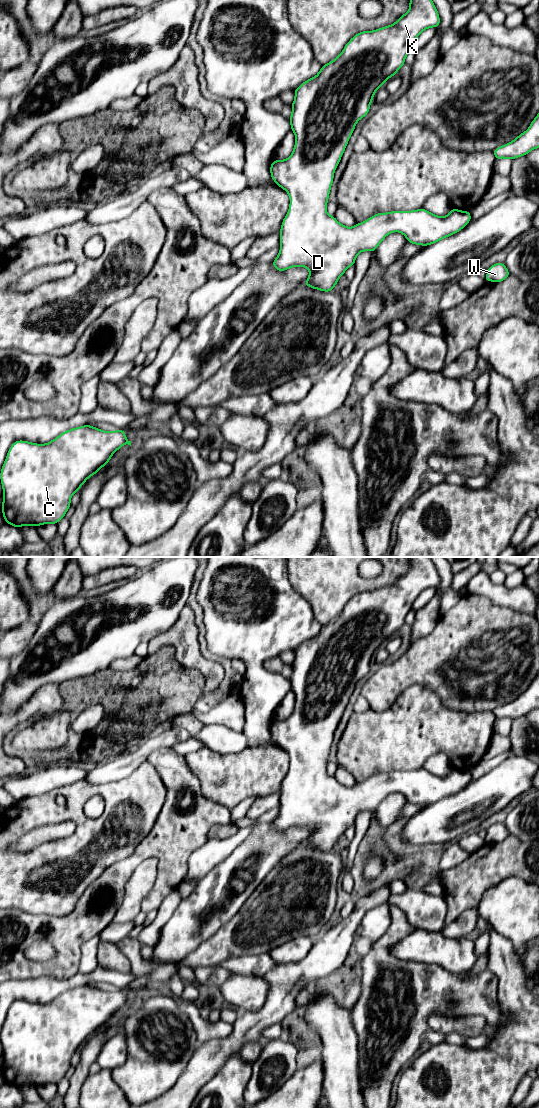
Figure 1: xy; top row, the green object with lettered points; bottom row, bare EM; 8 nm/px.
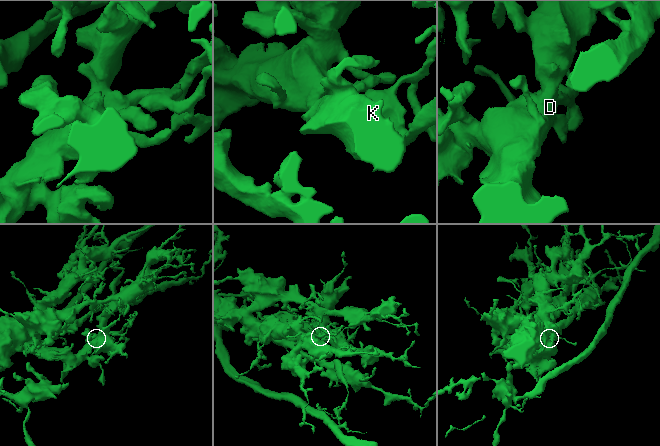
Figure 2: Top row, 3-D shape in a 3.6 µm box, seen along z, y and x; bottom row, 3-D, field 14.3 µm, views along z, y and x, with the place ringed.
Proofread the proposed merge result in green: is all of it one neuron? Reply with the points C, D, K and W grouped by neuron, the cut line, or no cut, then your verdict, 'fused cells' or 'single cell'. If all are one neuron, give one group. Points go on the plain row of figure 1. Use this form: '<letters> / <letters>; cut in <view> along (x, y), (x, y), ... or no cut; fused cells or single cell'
C D K W; no cut; single cell

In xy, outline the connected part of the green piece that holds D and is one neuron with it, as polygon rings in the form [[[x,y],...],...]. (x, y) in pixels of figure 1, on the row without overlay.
[[[410,557],[409,564],[409,570],[392,585],[357,593],[348,601],[337,618],[322,625],[315,637],[303,642],[294,650],[295,659],[291,664],[292,674],[289,678],[291,690],[296,696],[294,709],[289,718],[274,720],[270,727],[272,740],[290,757],[288,773],[283,779],[280,789],[280,811],[272,824],[278,831],[286,831],[291,827],[306,827],[310,834],[303,845],[313,849],[324,852],[332,851],[339,838],[350,826],[355,824],[356,817],[360,812],[375,811],[384,798],[392,792],[402,793],[408,803],[427,806],[458,793],[471,781],[469,771],[452,768],[446,776],[439,777],[421,768],[412,771],[377,773],[364,782],[357,783],[354,787],[346,787],[326,772],[334,732],[356,683],[368,674],[375,652],[390,637],[396,635],[397,631],[405,624],[405,618],[417,597],[424,590],[430,587],[437,588],[440,584],[437,568],[430,557]]]

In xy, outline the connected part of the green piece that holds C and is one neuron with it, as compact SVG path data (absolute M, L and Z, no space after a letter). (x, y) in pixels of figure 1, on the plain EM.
M91 985L67 990L46 1004L15 1001L6 1015L0 1032L4 1052L2 1073L5 1082L16 1088L24 1085L38 1087L43 1084L57 1084L70 1068L73 1054L79 1051L88 1038L108 1024L112 1015L125 1004L131 1006L131 1001L127 1000L124 990L109 992Z

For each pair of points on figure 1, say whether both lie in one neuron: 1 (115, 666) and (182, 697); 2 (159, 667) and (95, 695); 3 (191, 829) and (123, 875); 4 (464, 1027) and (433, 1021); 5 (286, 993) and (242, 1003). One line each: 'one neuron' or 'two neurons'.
1: two neurons
2: one neuron
3: one neuron
4: one neuron
5: two neurons

